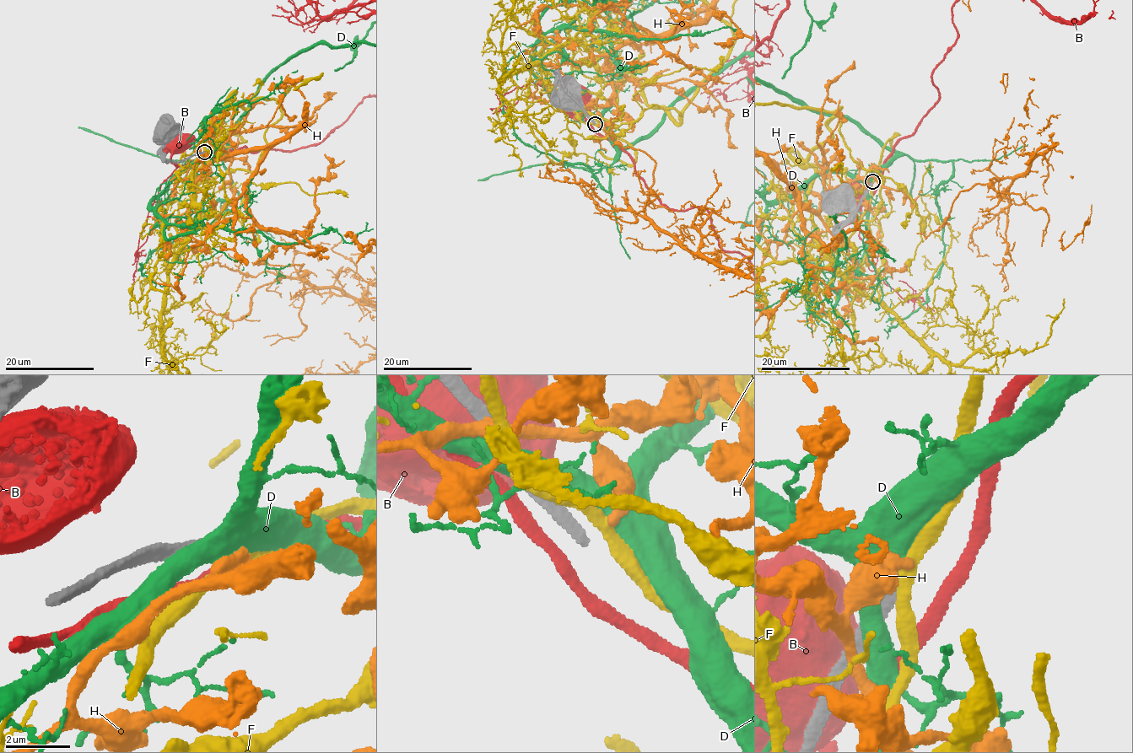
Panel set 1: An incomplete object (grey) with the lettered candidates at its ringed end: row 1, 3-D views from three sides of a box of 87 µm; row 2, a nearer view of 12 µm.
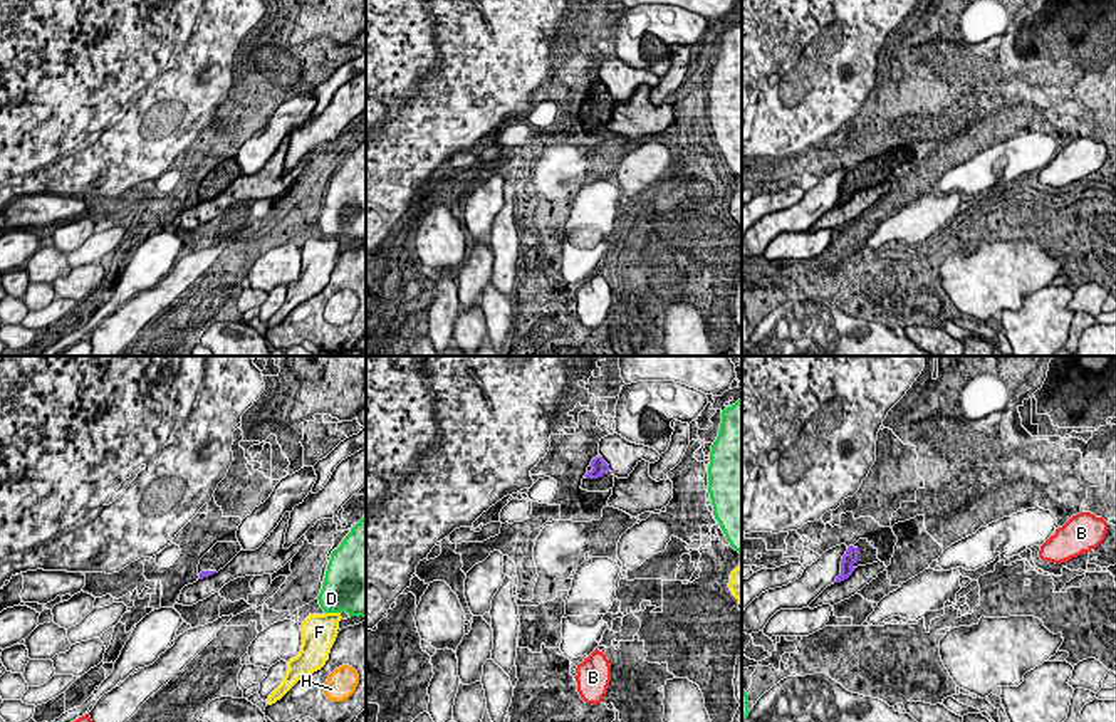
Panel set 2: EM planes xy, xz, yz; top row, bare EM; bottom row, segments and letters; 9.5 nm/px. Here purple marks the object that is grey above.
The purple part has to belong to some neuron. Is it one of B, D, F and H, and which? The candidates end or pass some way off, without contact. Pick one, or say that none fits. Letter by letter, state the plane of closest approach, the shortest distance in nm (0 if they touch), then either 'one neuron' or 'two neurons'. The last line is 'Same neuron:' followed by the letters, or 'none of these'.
B: xz | 1650 nm | two neurons
D: xz | 950 nm | two neurons
F: xy | 950 nm | two neurons
H: xy | 1450 nm | two neurons
Same neuron: none of these

